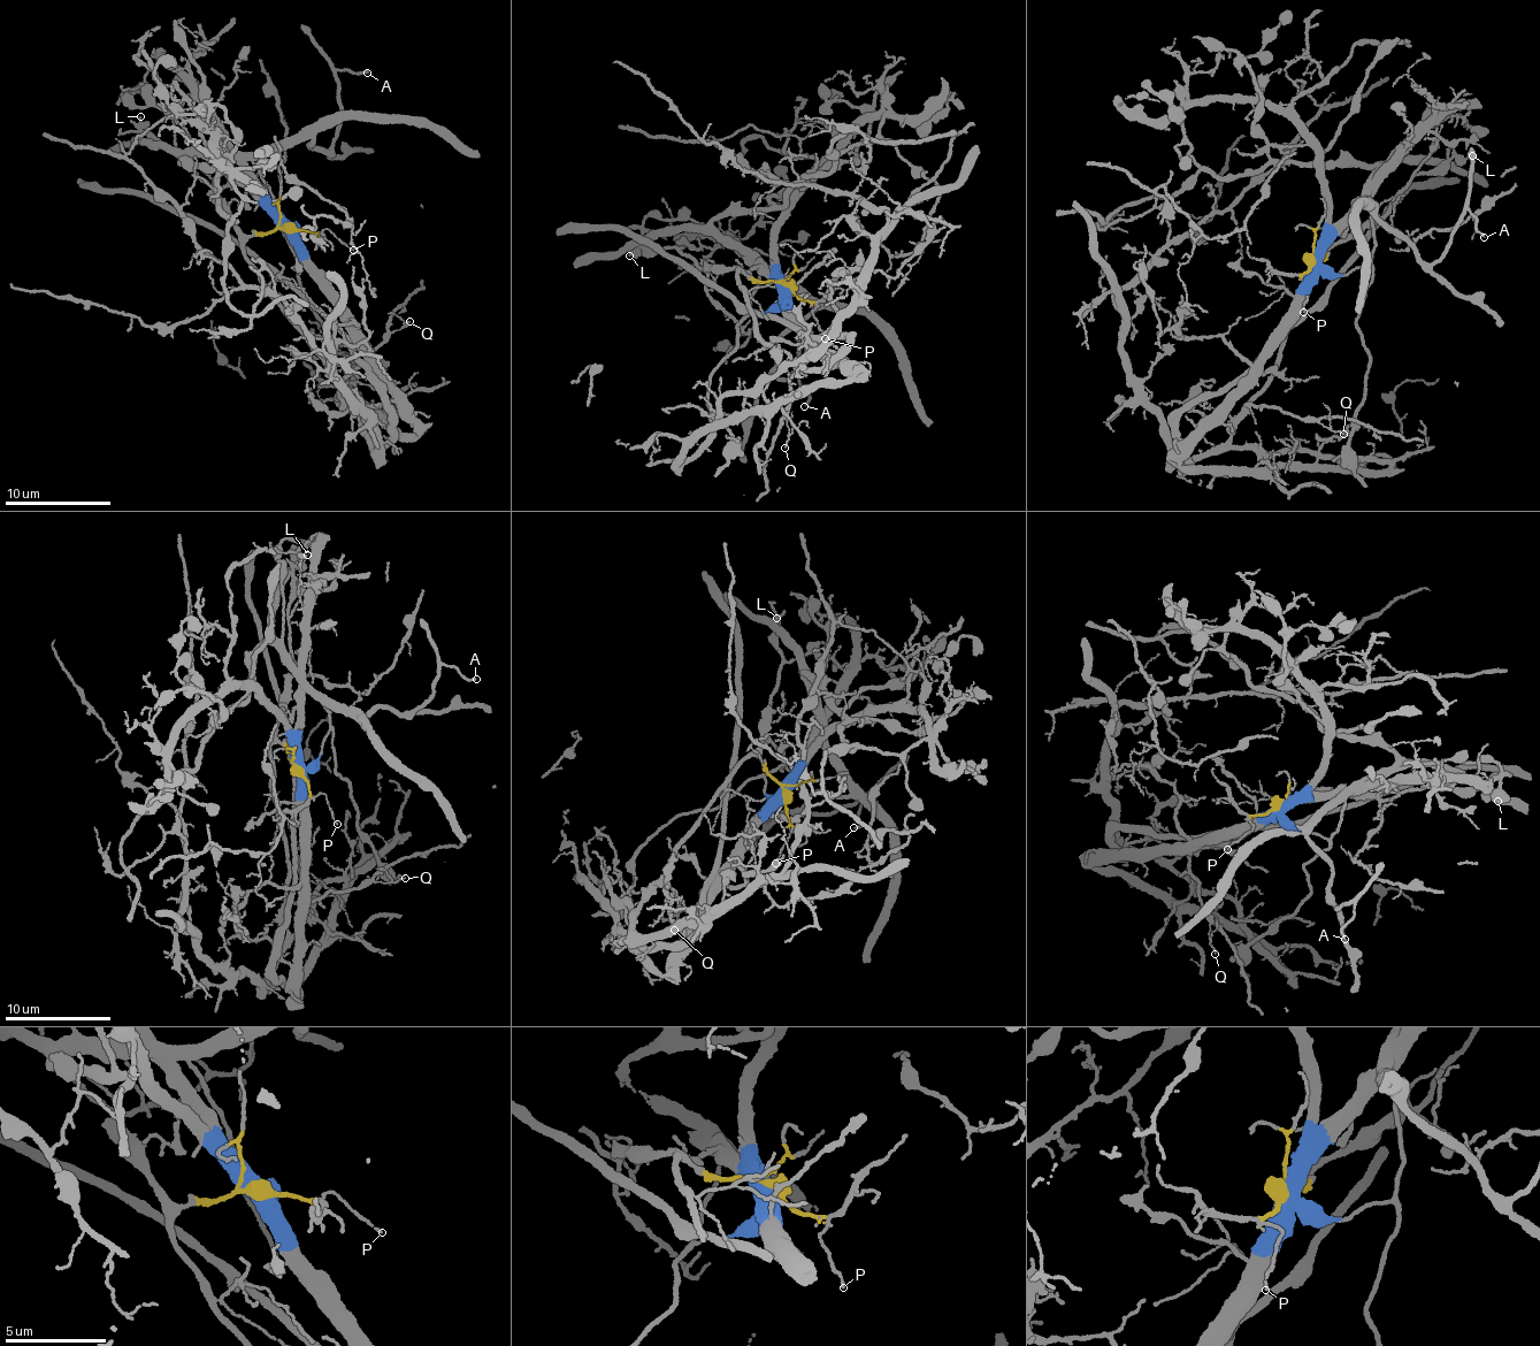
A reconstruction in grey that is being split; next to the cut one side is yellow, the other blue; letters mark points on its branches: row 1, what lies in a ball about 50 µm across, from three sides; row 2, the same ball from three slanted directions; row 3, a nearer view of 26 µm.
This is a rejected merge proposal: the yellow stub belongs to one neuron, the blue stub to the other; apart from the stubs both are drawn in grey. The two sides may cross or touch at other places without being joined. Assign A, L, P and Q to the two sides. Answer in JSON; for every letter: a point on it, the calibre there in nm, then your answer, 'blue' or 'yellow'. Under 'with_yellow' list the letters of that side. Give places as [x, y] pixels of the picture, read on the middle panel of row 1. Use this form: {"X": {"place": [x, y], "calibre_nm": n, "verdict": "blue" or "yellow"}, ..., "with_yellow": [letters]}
{"A": {"place": [804, 406], "calibre_nm": 160, "verdict": "blue"}, "L": {"place": [629, 255], "calibre_nm": 150, "verdict": "yellow"}, "P": {"place": [825, 338], "calibre_nm": 110, "verdict": "yellow"}, "Q": {"place": [784, 448], "calibre_nm": 110, "verdict": "yellow"}, "with_yellow": ["L", "P", "Q"]}

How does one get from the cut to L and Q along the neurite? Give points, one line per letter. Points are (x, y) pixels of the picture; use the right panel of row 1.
L: (1312, 259), (1322, 258), (1333, 246), (1389, 212), (1396, 198), (1420, 173), (1448, 159), (1473, 157)
Q: (1312, 259), (1325, 255), (1304, 295), (1297, 300), (1269, 380), (1246, 405), (1276, 408), (1343, 435)

